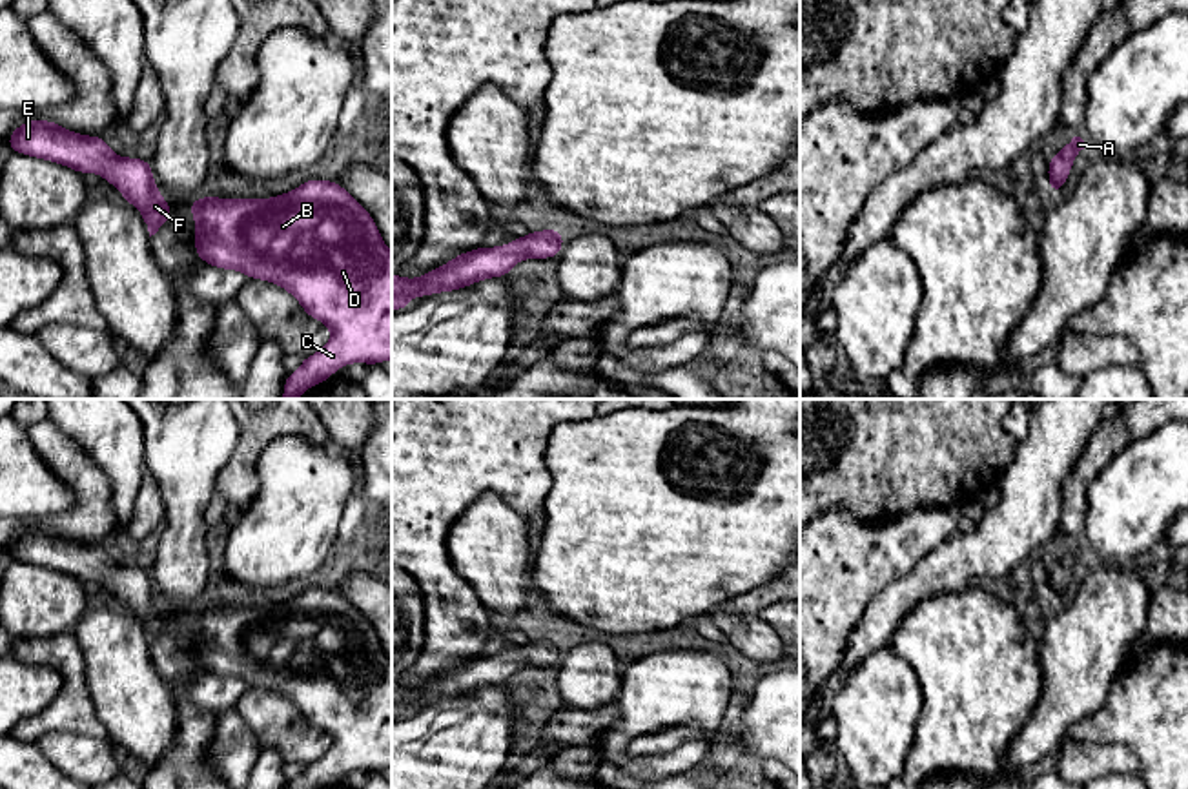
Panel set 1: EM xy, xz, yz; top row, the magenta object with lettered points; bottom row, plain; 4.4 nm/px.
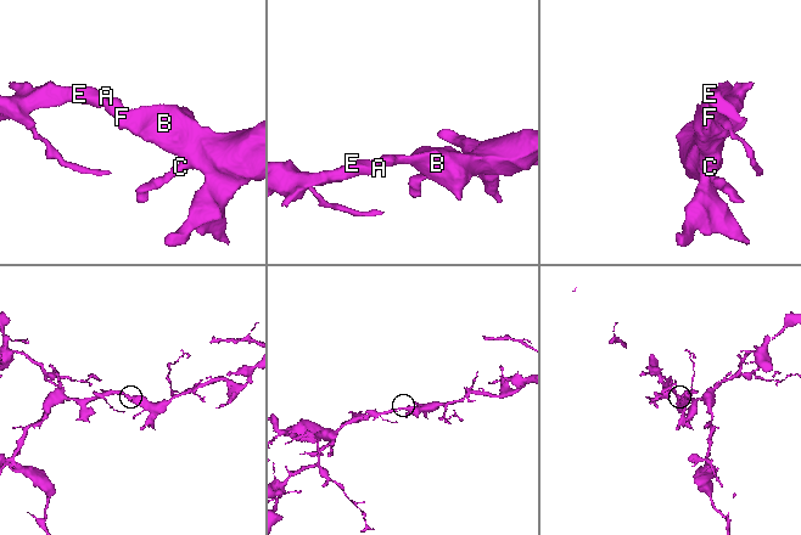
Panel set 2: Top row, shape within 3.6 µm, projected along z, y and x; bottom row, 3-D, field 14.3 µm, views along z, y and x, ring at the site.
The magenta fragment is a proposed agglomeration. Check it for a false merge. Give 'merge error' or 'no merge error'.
no merge error

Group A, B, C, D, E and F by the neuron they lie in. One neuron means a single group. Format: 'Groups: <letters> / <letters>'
Groups: A B C D E F

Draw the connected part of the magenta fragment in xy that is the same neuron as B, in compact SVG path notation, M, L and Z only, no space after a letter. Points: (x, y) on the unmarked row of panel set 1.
M310 587L270 607L199 605L188 620L195 623L200 669L284 696L306 723L332 738L328 753L304 765L286 789L326 789L343 773L392 767L392 660L374 625L339 590Z

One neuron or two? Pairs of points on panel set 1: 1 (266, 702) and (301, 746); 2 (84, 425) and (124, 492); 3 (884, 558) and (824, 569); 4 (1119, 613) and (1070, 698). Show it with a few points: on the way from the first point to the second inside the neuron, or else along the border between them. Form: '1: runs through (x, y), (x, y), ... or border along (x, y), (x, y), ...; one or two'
1: runs through (268, 713), (290, 735); one
2: runs through (101, 441), (122, 463), (124, 476); one
3: runs through (870, 558), (839, 563); one
4: runs through (1097, 635), (1081, 651), (1075, 676); one

